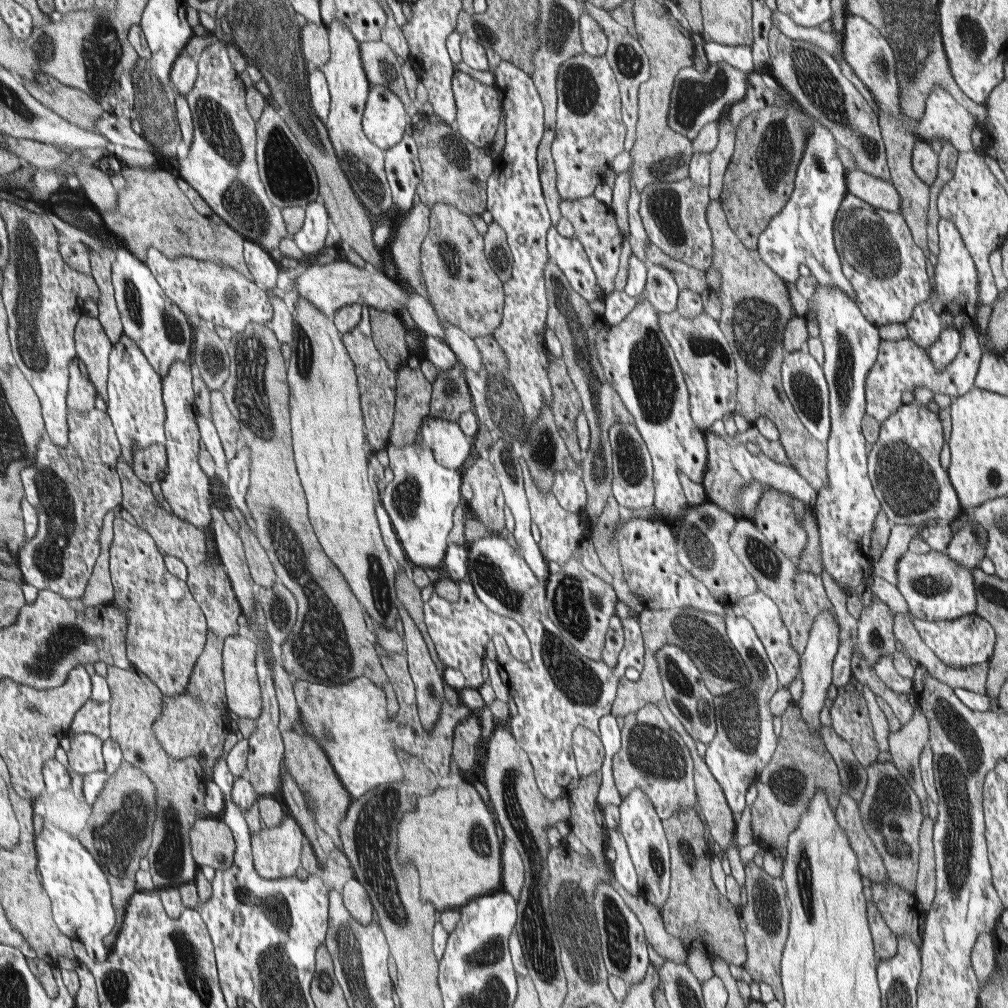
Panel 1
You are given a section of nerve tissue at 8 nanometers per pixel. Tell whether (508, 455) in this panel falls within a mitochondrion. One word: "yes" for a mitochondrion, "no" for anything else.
yes

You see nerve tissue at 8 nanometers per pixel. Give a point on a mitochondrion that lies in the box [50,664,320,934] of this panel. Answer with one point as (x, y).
(114, 838)

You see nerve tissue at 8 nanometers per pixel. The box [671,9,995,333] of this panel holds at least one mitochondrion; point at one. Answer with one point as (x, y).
(816, 84)

